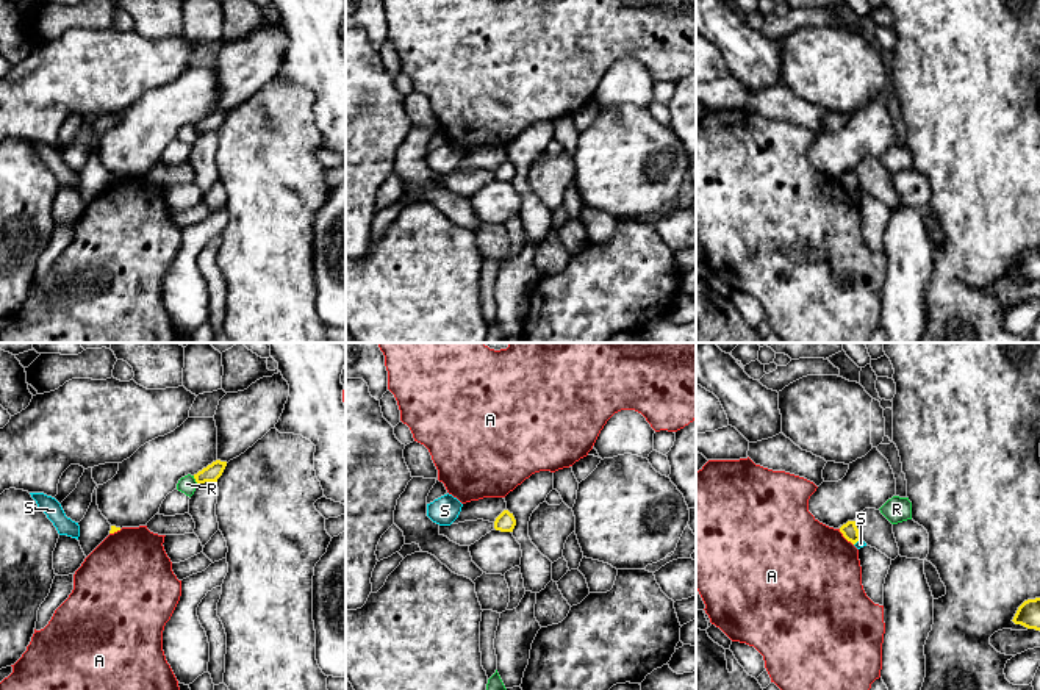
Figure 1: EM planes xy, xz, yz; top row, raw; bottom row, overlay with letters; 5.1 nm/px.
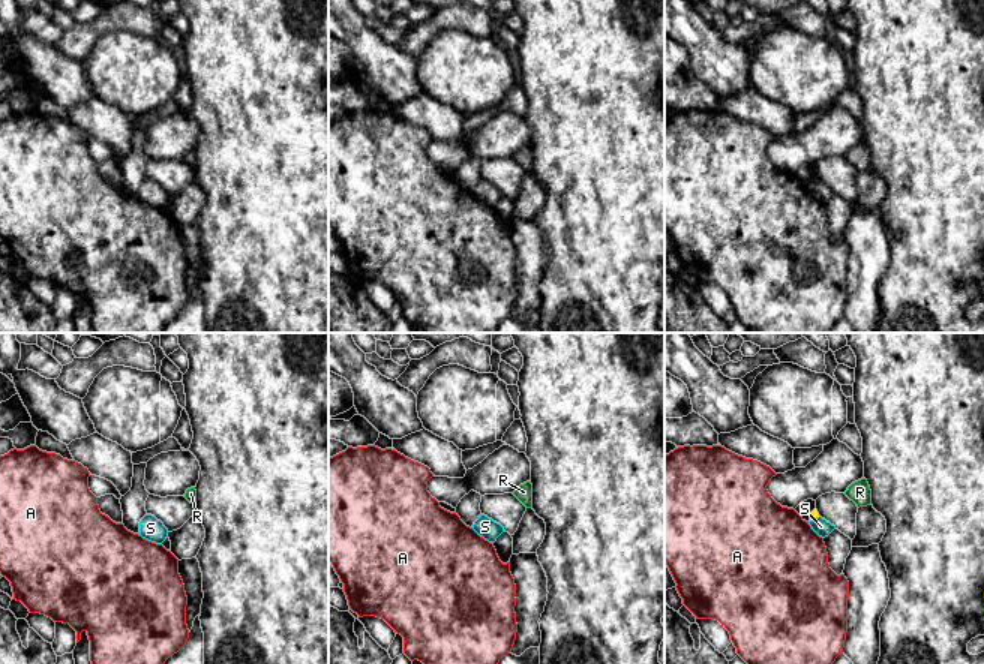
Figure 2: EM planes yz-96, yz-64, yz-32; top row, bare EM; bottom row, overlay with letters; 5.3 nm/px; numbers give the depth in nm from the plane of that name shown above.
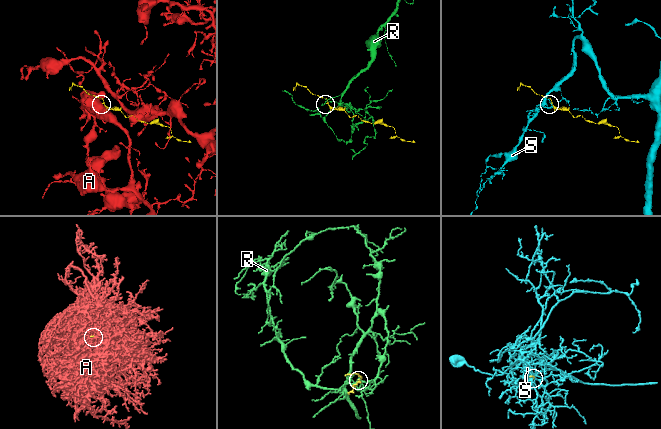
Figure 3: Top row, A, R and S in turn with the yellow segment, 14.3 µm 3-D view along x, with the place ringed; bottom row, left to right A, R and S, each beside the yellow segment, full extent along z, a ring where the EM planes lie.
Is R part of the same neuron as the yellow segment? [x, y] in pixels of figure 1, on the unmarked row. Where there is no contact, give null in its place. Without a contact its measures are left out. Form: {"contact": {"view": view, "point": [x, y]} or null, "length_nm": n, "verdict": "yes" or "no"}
{"contact": {"view": "xy", "point": [196, 130]}, "length_nm": 50, "verdict": "no"}

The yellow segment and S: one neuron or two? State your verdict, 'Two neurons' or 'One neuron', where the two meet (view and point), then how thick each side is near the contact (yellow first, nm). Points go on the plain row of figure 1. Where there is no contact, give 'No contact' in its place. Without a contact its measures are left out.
Two neurons. Touches yellow at yz (857, 190). Thickness 90 nm (yellow) against 50 nm

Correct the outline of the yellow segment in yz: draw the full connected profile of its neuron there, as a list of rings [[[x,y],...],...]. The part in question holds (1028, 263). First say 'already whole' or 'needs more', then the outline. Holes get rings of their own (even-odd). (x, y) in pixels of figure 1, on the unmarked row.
already whole | [[[1040,247],[1024,250],[1012,271],[1027,279],[1040,280]]]

